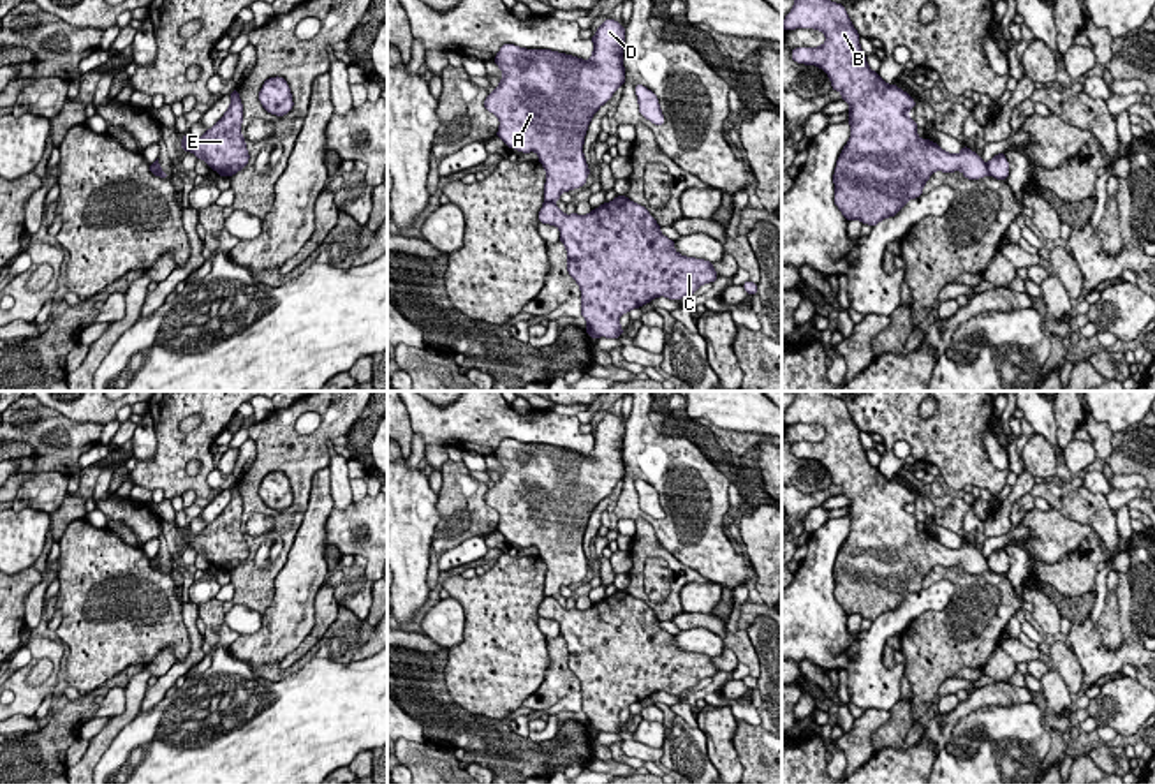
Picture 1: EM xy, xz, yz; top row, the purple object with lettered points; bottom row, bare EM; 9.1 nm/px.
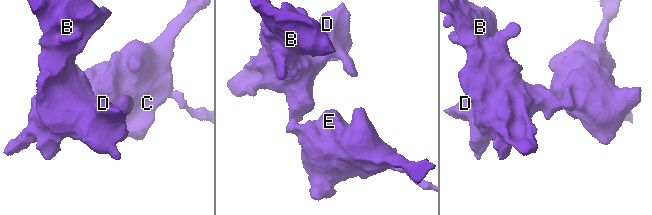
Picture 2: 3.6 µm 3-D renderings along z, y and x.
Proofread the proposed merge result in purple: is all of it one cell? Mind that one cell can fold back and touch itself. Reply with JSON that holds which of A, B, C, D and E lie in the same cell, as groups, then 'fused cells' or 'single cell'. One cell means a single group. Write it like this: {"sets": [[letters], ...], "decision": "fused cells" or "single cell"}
{"sets": [["A", "B", "D"], ["C", "E"]], "decision": "fused cells"}

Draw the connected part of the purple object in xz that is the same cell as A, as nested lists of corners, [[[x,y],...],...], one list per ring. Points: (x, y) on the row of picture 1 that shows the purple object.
[[[606,19],[592,37],[590,60],[549,49],[525,49],[504,44],[495,63],[504,72],[500,85],[484,100],[484,107],[497,115],[500,137],[509,148],[523,153],[535,152],[546,169],[544,203],[555,203],[563,192],[579,189],[590,174],[583,155],[583,143],[592,116],[625,83],[623,69],[625,28]]]

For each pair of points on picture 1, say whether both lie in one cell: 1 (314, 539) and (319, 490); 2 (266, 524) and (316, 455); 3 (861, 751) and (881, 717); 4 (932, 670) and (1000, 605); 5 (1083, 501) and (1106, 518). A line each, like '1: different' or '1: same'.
1: same
2: different
3: same
4: same
5: same

